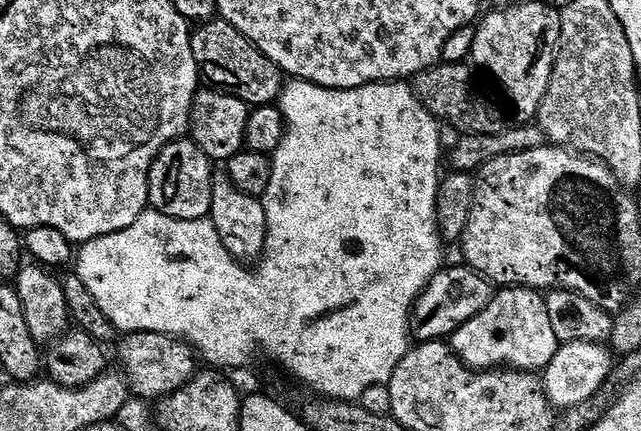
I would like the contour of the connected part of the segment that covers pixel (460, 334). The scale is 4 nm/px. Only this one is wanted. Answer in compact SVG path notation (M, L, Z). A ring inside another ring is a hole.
M523 286L501 287L484 310L474 314L470 322L457 328L450 337L456 357L477 370L515 368L539 373L548 367L560 345L554 326L550 326L547 299L537 289Z

